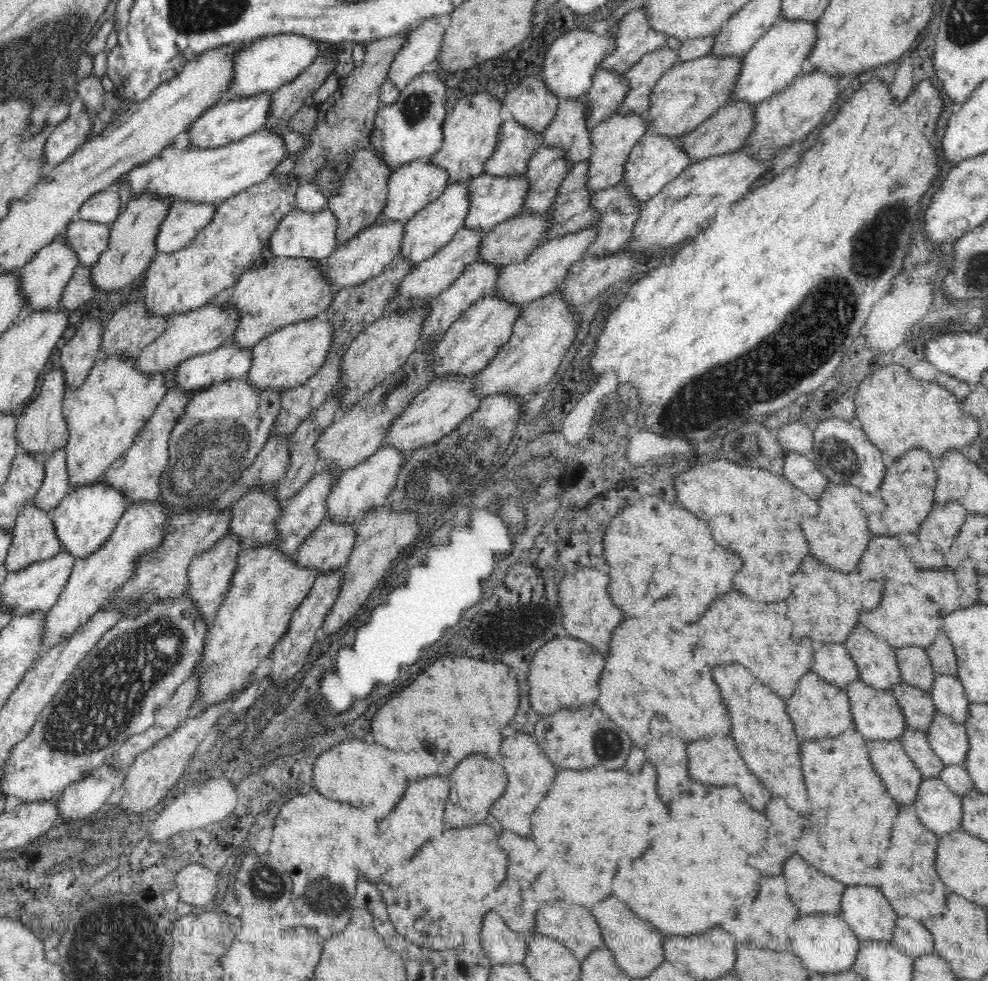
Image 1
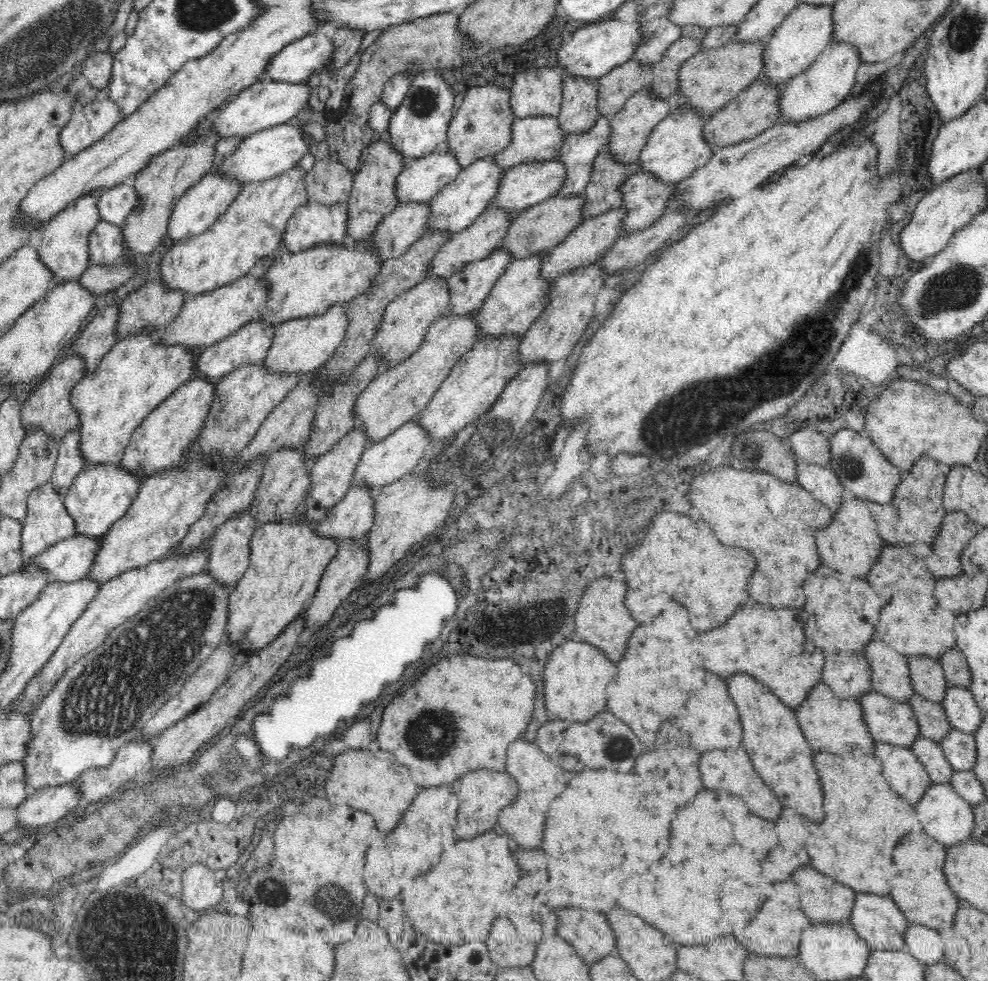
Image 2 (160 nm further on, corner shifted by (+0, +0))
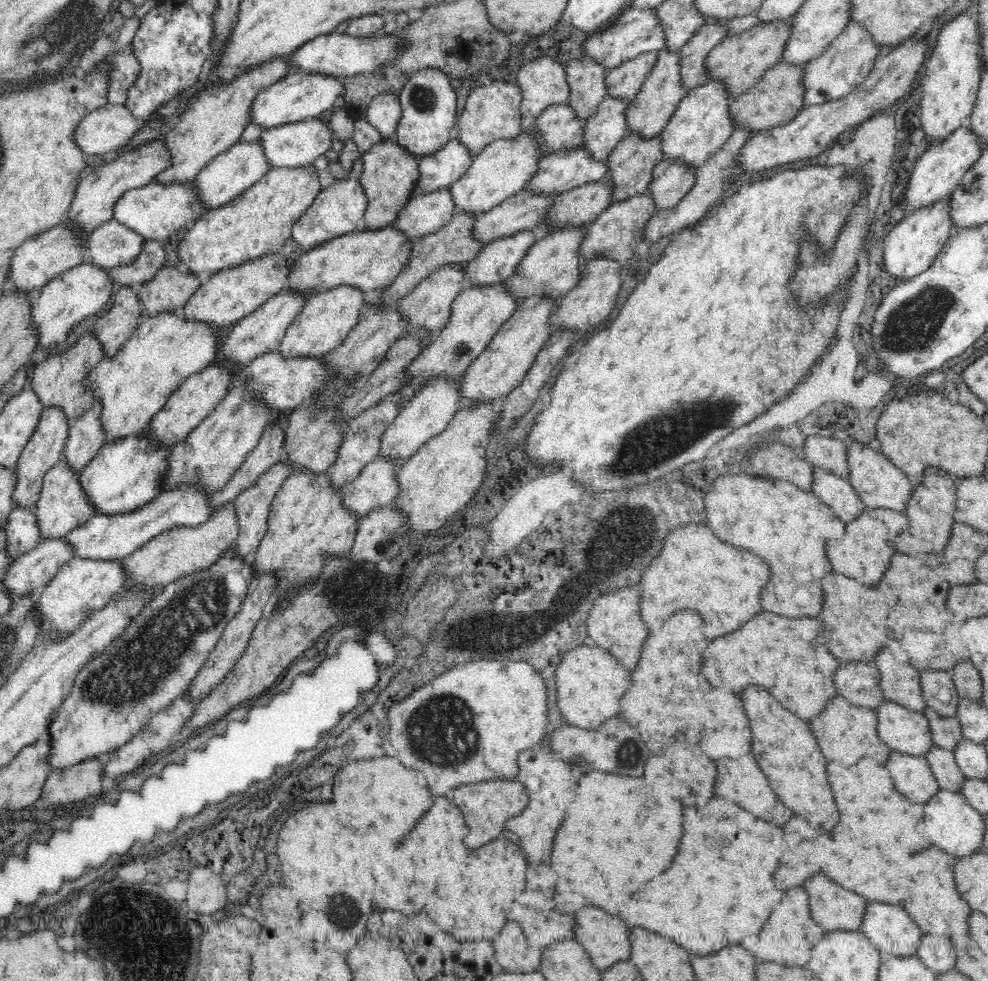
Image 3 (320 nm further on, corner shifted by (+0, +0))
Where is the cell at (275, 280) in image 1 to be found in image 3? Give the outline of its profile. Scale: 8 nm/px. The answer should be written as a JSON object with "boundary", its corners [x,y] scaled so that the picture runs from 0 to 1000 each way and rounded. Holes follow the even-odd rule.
{"boundary":[[[397,229],[380,235],[365,231],[326,248],[312,257],[308,256],[307,261],[298,263],[293,270],[290,296],[315,302],[320,298],[331,297],[348,290],[368,298],[381,294],[389,295],[397,290],[404,277],[413,269],[417,250],[417,244],[408,235],[402,235]]]}

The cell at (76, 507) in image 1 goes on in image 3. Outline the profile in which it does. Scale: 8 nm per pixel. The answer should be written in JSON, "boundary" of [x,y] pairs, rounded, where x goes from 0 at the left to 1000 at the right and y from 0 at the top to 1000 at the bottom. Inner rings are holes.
{"boundary":[[[145,440],[120,451],[107,451],[81,484],[82,495],[85,496],[87,509],[95,516],[95,523],[129,524],[159,509],[159,494],[170,474],[171,465],[174,465],[173,457],[150,452]]]}

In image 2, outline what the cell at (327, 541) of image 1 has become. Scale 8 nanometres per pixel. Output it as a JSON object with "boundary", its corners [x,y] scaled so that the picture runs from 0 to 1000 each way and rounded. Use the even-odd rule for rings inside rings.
{"boundary":[[[354,495],[348,508],[332,519],[330,526],[320,533],[325,548],[348,550],[364,548],[377,538],[378,513],[382,501],[372,496]]]}

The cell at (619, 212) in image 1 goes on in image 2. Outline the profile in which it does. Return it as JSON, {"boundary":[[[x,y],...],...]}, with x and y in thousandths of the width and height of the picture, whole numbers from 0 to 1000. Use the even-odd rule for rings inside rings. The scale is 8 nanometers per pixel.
{"boundary":[[[654,174],[636,180],[629,189],[630,211],[634,214],[630,240],[650,235],[666,224],[674,217],[673,208],[684,192],[684,186],[669,186]]]}

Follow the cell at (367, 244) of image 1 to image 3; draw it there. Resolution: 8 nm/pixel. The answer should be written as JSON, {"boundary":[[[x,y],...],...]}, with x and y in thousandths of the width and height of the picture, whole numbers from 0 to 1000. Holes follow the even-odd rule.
{"boundary":[[[454,191],[443,192],[432,198],[419,197],[402,217],[402,224],[397,230],[418,245],[441,236],[453,228],[462,214]]]}

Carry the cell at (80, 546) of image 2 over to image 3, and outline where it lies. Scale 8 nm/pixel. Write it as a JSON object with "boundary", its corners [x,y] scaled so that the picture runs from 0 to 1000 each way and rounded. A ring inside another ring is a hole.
{"boundary":[[[178,495],[177,501],[166,502],[160,509],[146,514],[145,517],[129,524],[105,525],[96,524],[81,538],[70,542],[66,552],[74,558],[74,565],[81,570],[123,571],[140,559],[144,559],[153,548],[164,544],[173,537],[197,537],[209,532],[215,525],[213,515],[215,507],[196,495]]]}

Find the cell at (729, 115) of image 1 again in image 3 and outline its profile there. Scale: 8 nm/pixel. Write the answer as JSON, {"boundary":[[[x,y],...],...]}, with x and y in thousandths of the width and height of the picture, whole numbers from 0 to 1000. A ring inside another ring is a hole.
{"boundary":[[[794,59],[781,66],[761,90],[741,101],[738,118],[742,121],[742,128],[766,135],[801,123],[816,108],[814,72],[814,66],[795,63]]]}

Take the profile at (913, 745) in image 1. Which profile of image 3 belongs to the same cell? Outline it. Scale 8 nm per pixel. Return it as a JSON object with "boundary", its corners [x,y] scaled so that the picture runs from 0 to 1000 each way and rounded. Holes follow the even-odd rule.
{"boundary":[[[946,759],[938,767],[936,772],[939,774],[942,786],[952,803],[972,808],[979,792],[969,781],[965,766]]]}

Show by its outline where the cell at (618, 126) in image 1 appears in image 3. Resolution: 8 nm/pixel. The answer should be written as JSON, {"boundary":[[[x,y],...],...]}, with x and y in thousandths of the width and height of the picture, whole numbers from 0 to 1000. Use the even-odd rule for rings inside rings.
{"boundary":[[[674,47],[665,53],[666,59],[662,69],[654,78],[649,93],[636,109],[633,115],[637,128],[637,137],[649,138],[649,141],[659,142],[664,137],[669,137],[673,127],[684,114],[685,107],[694,98],[696,90],[689,84],[689,58],[687,52],[680,53]]]}

